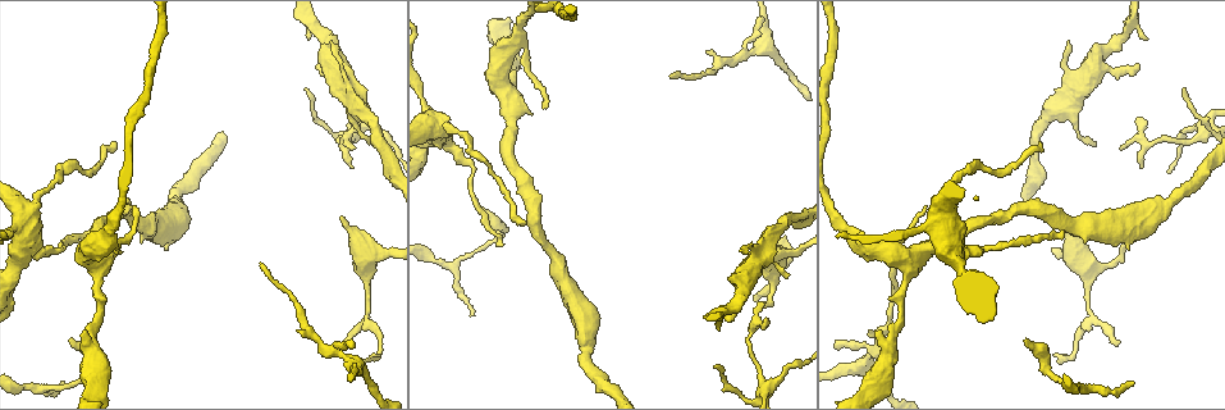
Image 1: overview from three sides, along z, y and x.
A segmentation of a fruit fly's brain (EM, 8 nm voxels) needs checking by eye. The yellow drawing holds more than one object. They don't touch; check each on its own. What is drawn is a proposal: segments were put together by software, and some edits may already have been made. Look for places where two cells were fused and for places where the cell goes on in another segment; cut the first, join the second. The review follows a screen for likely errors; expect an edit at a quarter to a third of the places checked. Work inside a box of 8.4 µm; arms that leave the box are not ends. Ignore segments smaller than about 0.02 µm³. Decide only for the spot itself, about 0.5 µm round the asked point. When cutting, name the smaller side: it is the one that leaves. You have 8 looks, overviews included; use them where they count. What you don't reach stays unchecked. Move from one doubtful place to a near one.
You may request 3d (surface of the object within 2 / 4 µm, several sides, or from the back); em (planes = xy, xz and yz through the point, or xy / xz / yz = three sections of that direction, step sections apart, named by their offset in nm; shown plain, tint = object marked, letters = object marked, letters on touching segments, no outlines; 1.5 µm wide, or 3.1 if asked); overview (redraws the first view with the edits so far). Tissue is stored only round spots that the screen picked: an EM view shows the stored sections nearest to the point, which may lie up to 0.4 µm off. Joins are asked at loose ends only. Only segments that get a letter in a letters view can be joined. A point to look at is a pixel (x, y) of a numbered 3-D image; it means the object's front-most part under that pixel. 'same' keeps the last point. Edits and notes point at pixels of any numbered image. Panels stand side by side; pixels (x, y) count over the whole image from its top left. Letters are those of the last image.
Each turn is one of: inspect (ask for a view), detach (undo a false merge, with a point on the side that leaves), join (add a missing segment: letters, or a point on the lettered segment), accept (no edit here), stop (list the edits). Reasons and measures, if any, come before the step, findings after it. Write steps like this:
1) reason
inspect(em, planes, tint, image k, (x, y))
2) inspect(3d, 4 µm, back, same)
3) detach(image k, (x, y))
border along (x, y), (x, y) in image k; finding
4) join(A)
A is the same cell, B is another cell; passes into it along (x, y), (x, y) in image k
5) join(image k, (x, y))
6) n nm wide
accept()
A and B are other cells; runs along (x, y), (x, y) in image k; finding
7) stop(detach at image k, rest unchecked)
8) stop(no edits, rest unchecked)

free end
inspect(em, planes, letters, image 1, (68, 340))

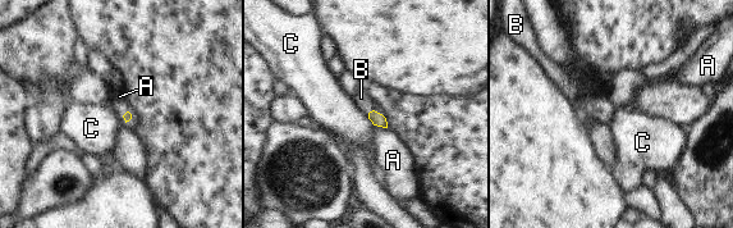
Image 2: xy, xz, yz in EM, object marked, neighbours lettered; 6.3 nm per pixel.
join(B)
B is the same cell, A and C are other cells; passes into it along (378, 119), (370, 112), (361, 97) in image 2; the cell continues

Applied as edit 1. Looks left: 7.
see it whole again
inspect(overview)

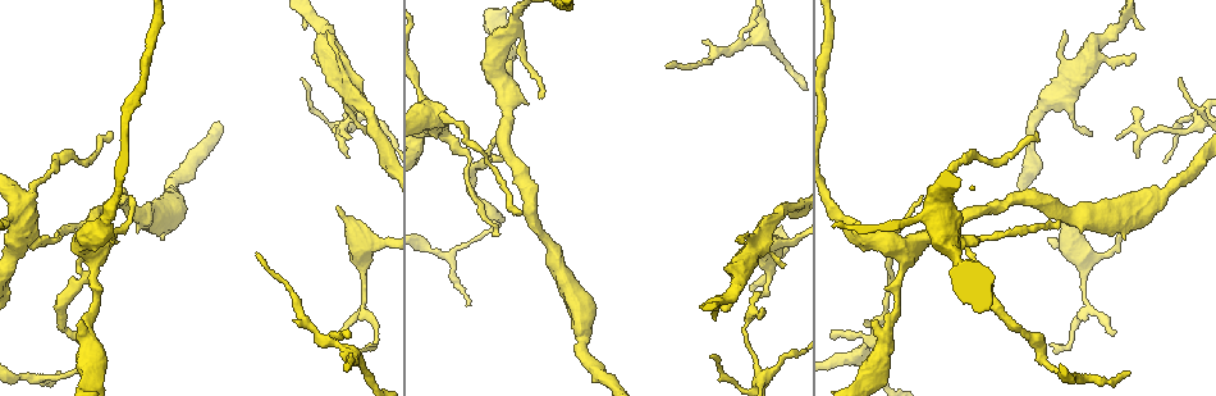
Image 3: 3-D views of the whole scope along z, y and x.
long arm stops here
inspect(em, planes, letters, image 3, (1036, 133))

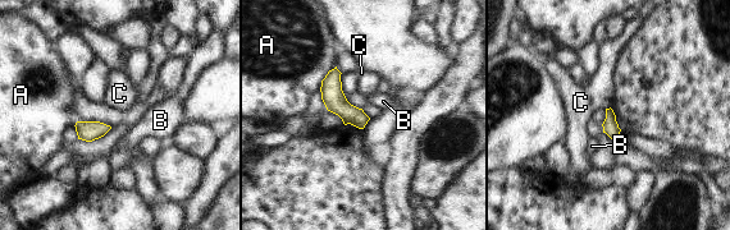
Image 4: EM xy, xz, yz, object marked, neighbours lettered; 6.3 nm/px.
80 nm wide
accept()
A, B and C are other cells; border along (610, 106), (605, 109) in image 4; none of them fits

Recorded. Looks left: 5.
tapers out
inspect(3d, 4 µm, image 3, (1133, 109))

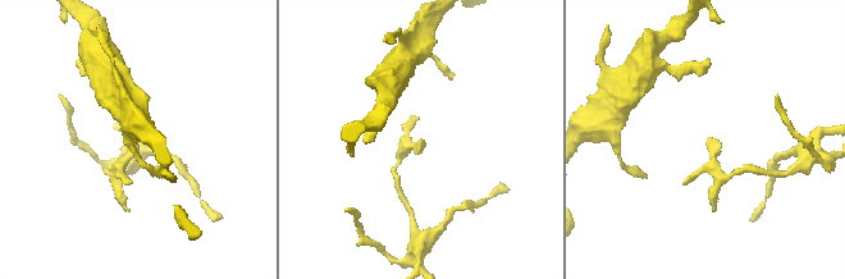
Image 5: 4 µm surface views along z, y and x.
now the EM
inspect(em, planes, letters, image 5, (423, 141))

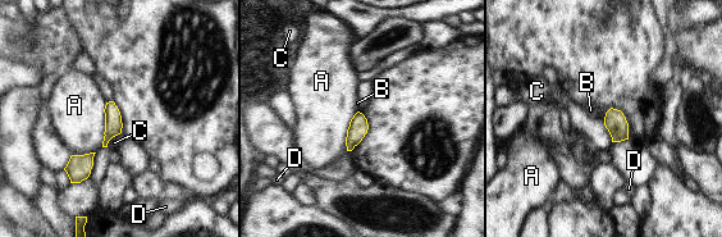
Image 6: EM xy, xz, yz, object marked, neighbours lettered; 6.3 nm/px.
accept()
A, B, C and D are other cells; no lettered segment goes on from it

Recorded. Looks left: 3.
an open end
inspect(em, xy, step 4, tint, image 3, (1115, 332))

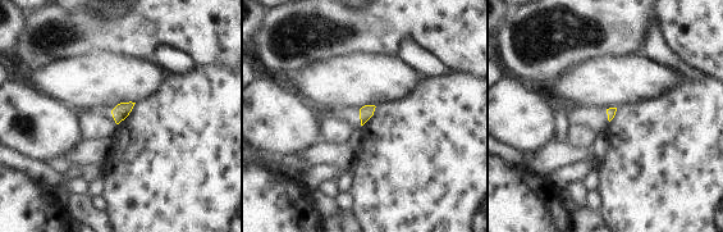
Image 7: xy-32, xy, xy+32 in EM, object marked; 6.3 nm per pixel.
another direction
inspect(em, planes, letters, same)

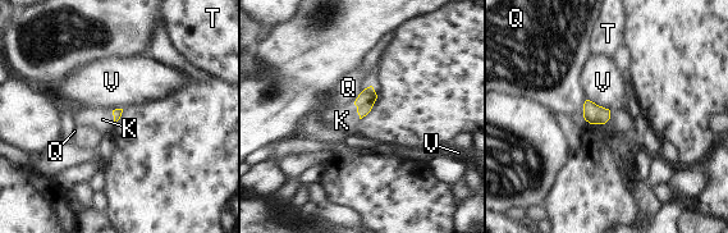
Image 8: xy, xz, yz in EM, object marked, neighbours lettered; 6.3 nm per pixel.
join(K)
K is the same cell, Q, T and V are other cells; passes into it along (365, 101), (357, 112), (342, 120) in image 8; it goes on there

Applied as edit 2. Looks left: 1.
stop(join at image 2, join at image 8, rest unchecked)

